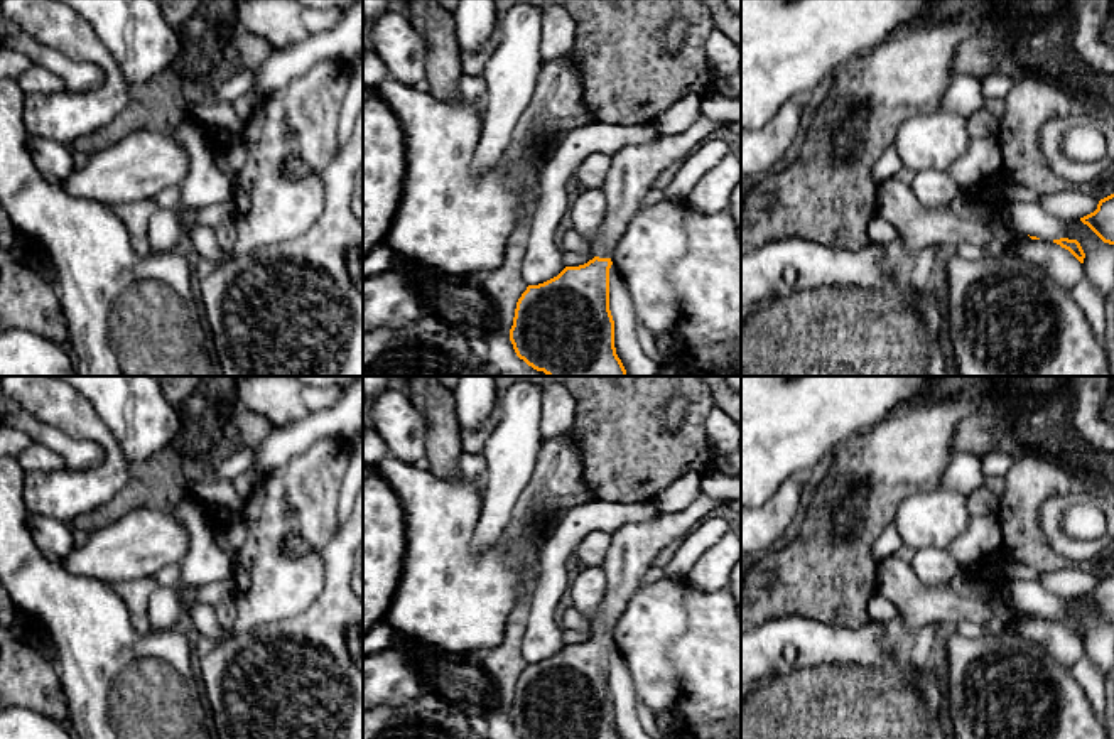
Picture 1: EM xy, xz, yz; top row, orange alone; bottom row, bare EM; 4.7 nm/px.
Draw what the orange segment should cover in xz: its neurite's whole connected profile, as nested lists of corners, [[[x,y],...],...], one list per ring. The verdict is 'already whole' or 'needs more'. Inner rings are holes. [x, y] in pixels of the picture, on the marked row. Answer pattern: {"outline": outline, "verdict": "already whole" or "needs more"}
{"outline": [[[699,115],[680,135],[660,135],[655,143],[626,145],[611,155],[603,182],[608,211],[594,258],[565,267],[557,277],[528,285],[522,294],[510,329],[520,359],[547,376],[628,376],[614,348],[609,256],[658,175],[722,127]]], "verdict": "needs more"}

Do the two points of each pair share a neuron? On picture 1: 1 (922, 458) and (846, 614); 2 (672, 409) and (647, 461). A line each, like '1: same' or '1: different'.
1: same
2: different

